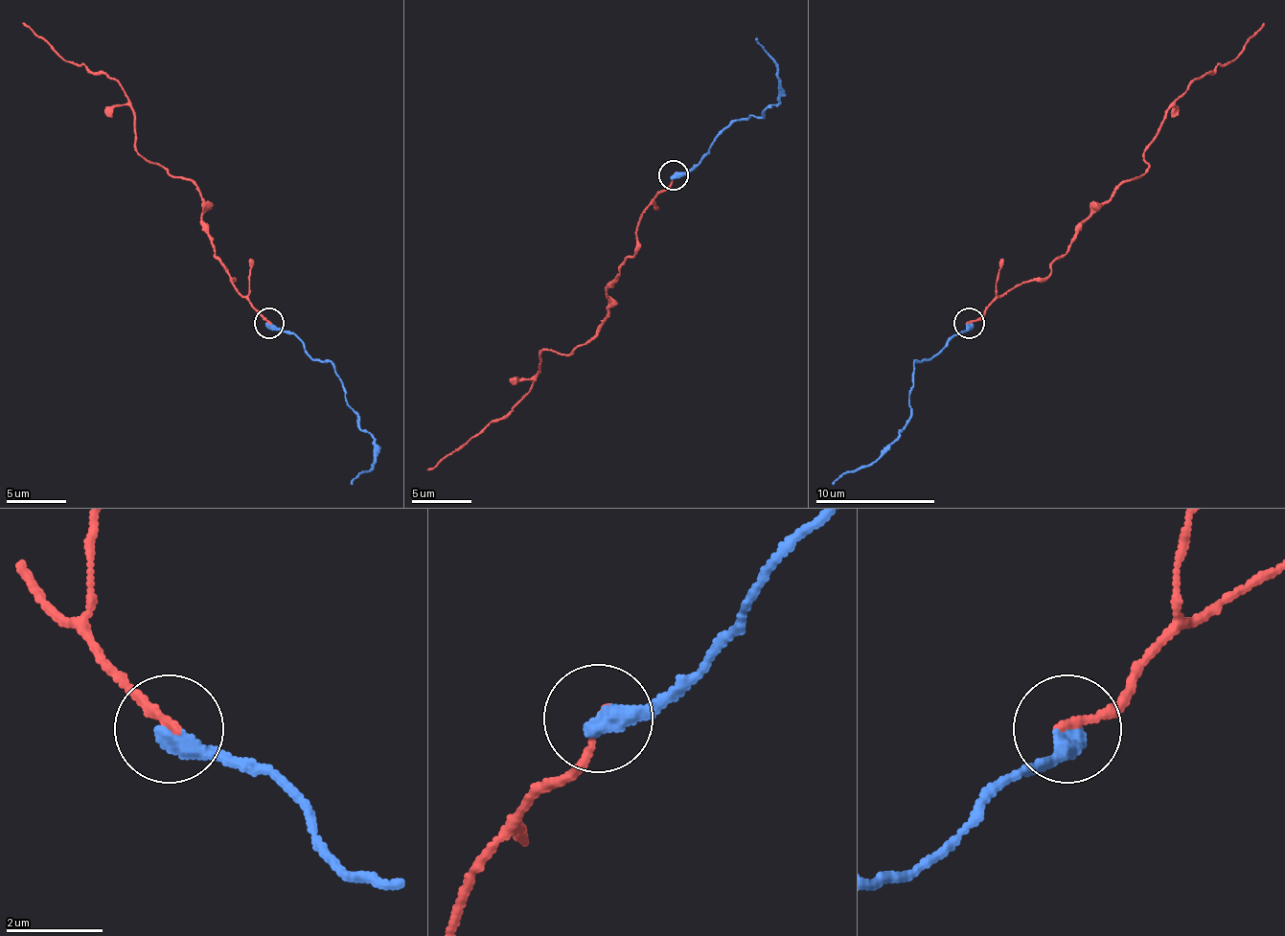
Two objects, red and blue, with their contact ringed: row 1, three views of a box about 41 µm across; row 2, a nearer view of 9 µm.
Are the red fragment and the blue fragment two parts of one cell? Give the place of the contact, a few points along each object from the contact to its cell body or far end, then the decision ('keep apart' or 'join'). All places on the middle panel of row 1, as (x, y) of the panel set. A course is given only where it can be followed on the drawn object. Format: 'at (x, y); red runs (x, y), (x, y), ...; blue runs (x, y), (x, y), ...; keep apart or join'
at (674, 175); red runs (675, 175), (641, 215), (635, 247), (606, 292), (606, 322), (566, 355), (542, 352), (518, 403), (425, 468); blue runs (675, 175), (695, 164), (737, 119), (761, 116), (776, 103), (779, 83), (776, 65), (755, 38); join

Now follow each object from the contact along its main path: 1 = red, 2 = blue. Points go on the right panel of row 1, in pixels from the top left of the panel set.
1: (970, 322), (1008, 289), (1042, 281), (1087, 220), (1149, 167), (1146, 151), (1167, 110), (1263, 23)
2: (970, 322), (930, 358), (913, 364), (909, 421), (898, 439), (877, 460), (859, 466), (832, 484)

